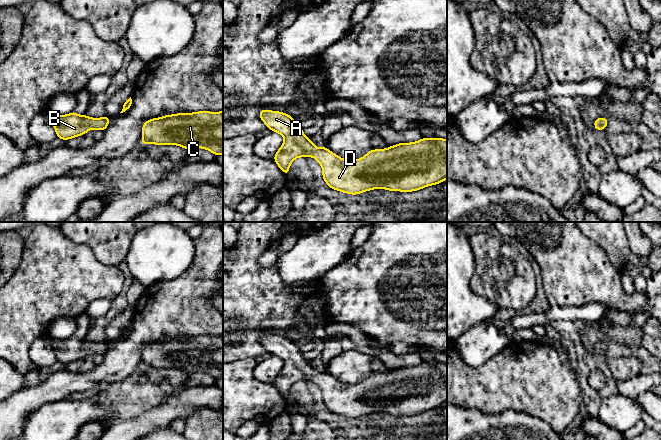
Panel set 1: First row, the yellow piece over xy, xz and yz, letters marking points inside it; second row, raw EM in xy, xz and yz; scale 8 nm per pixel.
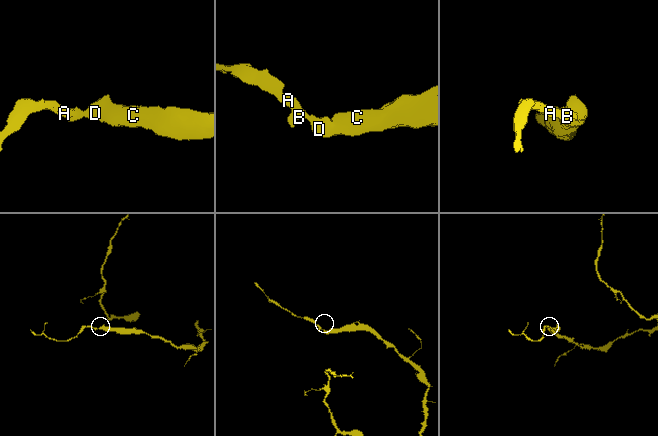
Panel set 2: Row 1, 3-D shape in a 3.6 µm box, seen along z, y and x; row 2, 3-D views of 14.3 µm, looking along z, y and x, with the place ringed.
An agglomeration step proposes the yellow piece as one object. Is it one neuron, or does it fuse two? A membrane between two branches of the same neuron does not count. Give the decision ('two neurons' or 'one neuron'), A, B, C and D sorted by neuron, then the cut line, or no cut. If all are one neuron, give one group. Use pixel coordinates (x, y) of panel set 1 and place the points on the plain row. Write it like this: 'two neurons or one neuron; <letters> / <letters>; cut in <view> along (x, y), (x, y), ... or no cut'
one neuron; A B C D; no cut

